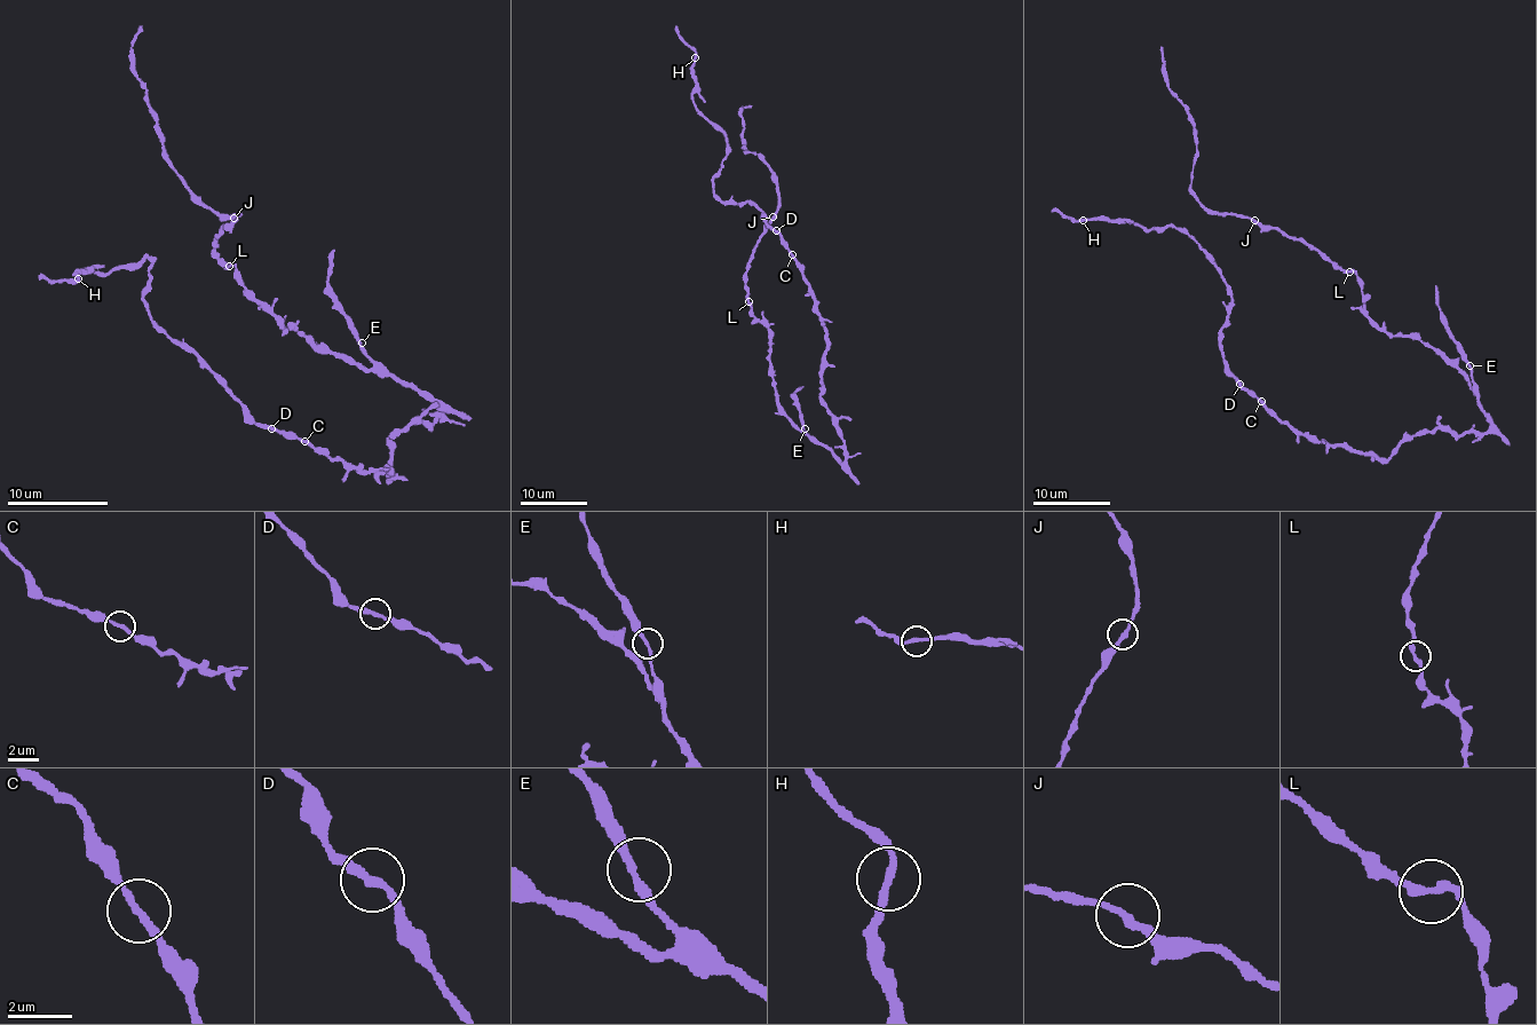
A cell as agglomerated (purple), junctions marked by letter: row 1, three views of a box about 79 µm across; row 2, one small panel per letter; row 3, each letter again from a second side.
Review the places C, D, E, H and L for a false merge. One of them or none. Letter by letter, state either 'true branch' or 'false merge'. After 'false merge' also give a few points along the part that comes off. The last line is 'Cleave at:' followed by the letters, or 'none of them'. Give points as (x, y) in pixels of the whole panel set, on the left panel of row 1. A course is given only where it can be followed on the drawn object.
C: true branch
D: true branch
E: true branch
H: true branch
L: true branch
Cleave at: none of them

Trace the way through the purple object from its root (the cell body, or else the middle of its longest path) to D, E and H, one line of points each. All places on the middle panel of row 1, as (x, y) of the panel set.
D: (841, 438), (836, 416), (821, 397), (825, 328), (801, 266), (776, 230)
E: (841, 438), (845, 459), (841, 463), (830, 449), (811, 440), (805, 428)
H: (841, 438), (821, 397), (825, 328), (801, 266), (759, 206), (713, 191), (726, 143), (692, 101), (695, 57)

